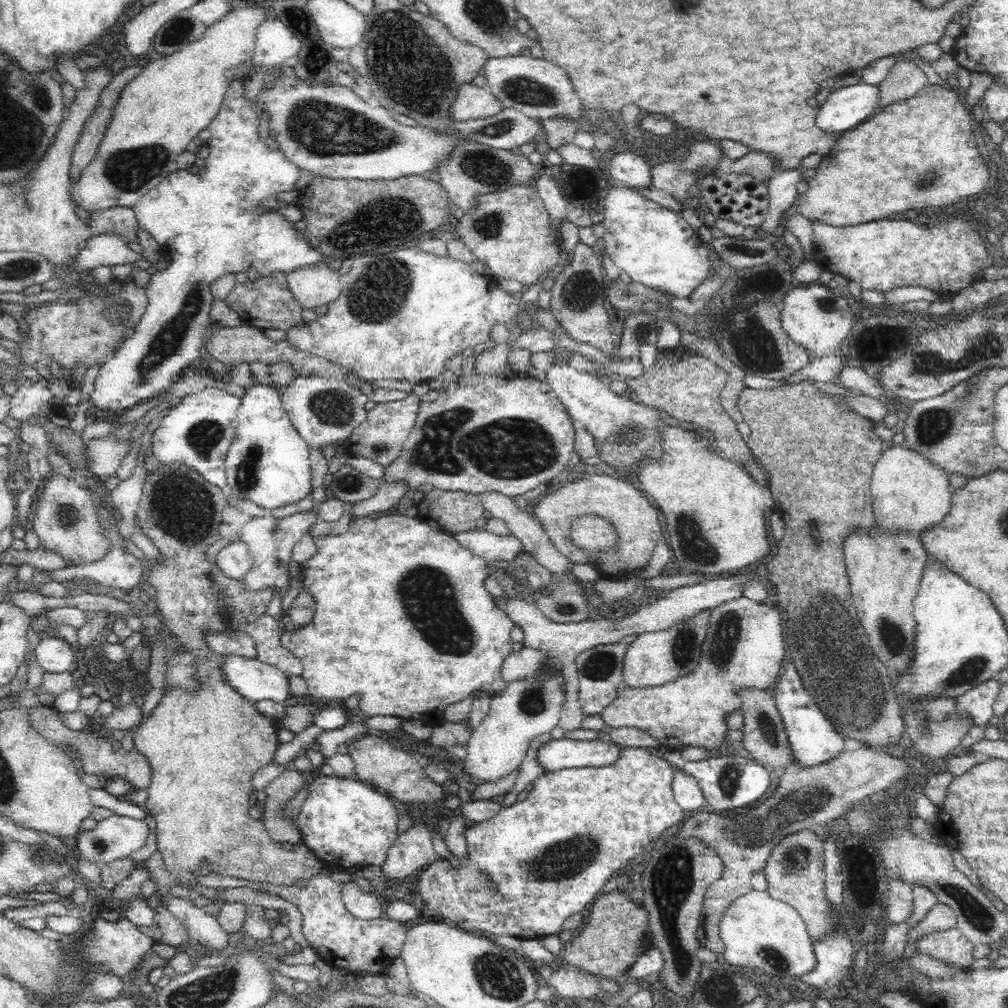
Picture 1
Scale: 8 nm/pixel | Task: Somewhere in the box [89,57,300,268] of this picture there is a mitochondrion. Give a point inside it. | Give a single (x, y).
(128, 172)

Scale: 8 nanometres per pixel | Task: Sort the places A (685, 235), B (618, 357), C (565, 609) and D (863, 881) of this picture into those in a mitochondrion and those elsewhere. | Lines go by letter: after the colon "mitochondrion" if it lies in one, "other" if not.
A: other
B: other
C: mitochondrion
D: other

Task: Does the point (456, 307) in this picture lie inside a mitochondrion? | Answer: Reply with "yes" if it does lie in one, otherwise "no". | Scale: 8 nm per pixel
no

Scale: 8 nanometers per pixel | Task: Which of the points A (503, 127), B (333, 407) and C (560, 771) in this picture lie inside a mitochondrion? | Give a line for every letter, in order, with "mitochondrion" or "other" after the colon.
A: mitochondrion
B: mitochondrion
C: other

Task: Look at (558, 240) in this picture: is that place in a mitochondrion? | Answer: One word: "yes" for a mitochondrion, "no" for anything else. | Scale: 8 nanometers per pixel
no

